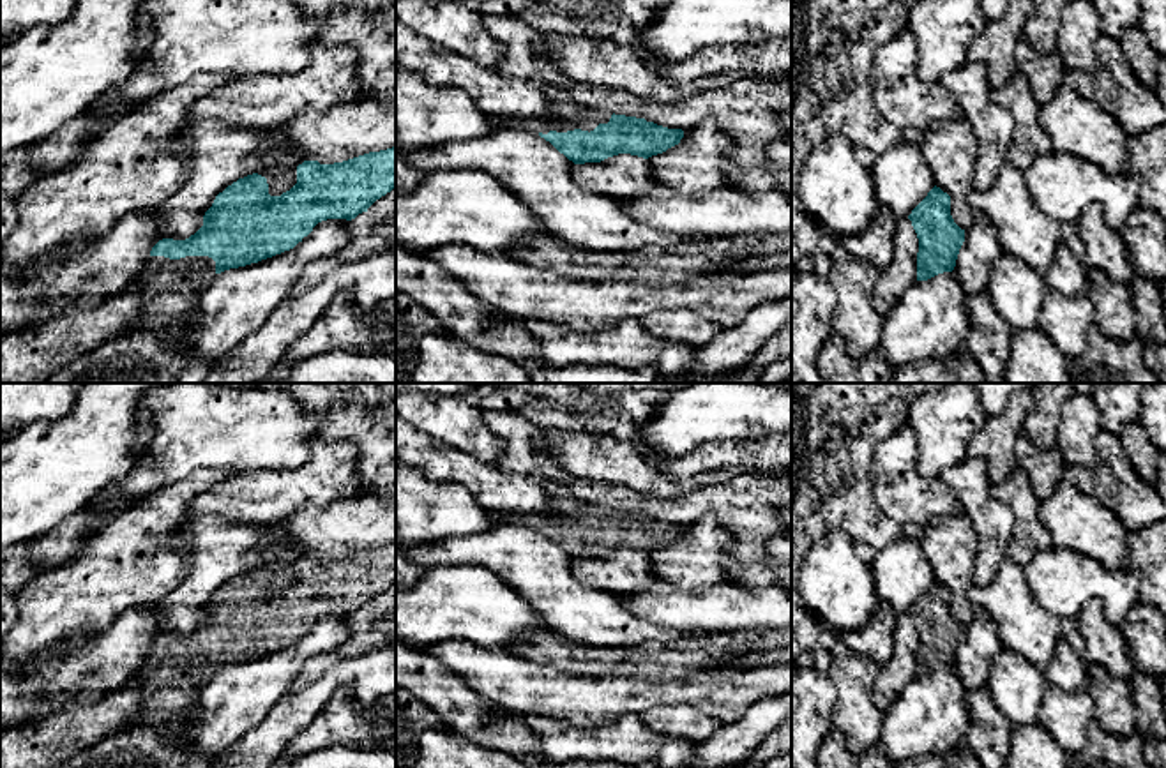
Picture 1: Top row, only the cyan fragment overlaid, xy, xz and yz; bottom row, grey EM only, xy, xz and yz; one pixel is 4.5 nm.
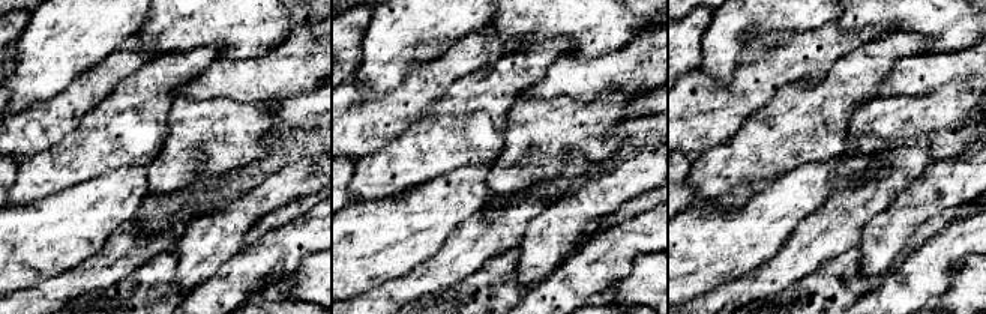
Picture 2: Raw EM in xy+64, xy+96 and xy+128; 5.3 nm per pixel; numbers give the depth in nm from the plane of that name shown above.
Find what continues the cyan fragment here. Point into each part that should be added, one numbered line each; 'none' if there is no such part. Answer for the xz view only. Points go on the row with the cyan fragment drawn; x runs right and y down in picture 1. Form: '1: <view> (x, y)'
1: xz (566, 115)

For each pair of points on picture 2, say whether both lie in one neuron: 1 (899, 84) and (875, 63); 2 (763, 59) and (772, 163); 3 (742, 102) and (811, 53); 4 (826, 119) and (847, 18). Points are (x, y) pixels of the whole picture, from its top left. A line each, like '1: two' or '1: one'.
1: two
2: two
3: one
4: two

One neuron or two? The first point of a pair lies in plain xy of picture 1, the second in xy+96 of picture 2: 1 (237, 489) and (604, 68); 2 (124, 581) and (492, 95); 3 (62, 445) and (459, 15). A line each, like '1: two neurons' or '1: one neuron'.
1: one neuron
2: one neuron
3: one neuron

